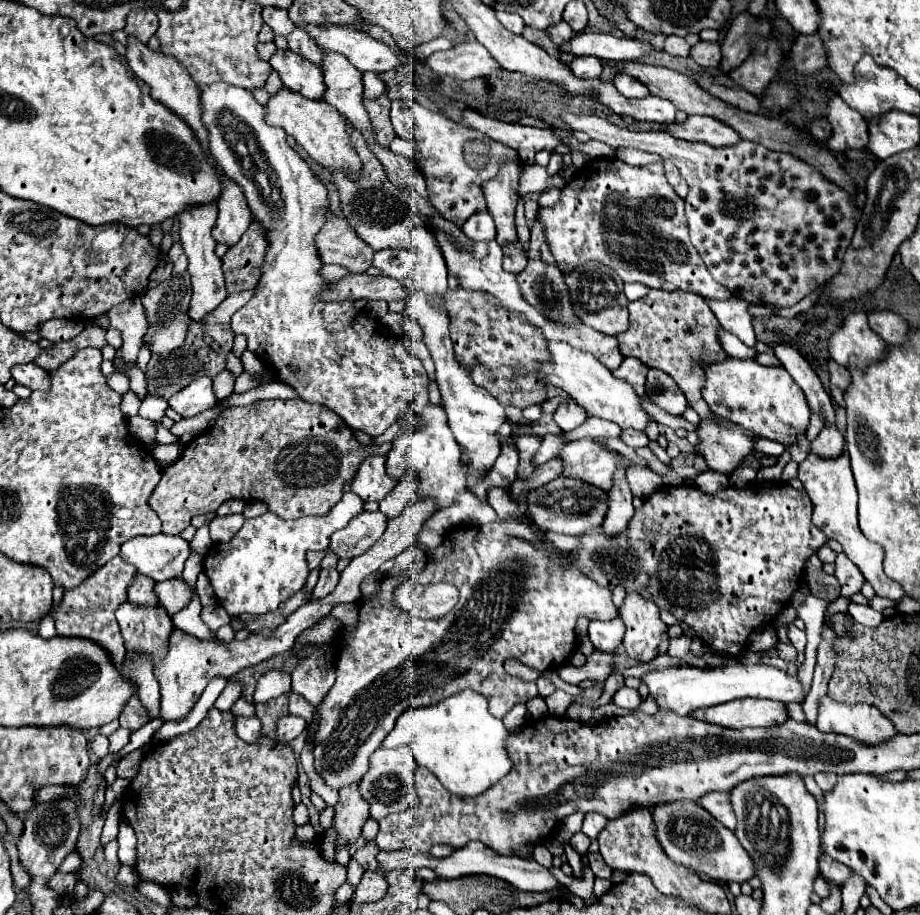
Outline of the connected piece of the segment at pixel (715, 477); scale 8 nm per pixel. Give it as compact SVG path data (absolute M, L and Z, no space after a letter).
M702 472L702 474L696 476L694 484L696 484L700 490L704 490L704 492L714 494L714 492L718 492L718 490L722 490L722 488L726 486L726 474L718 474L718 472Z

